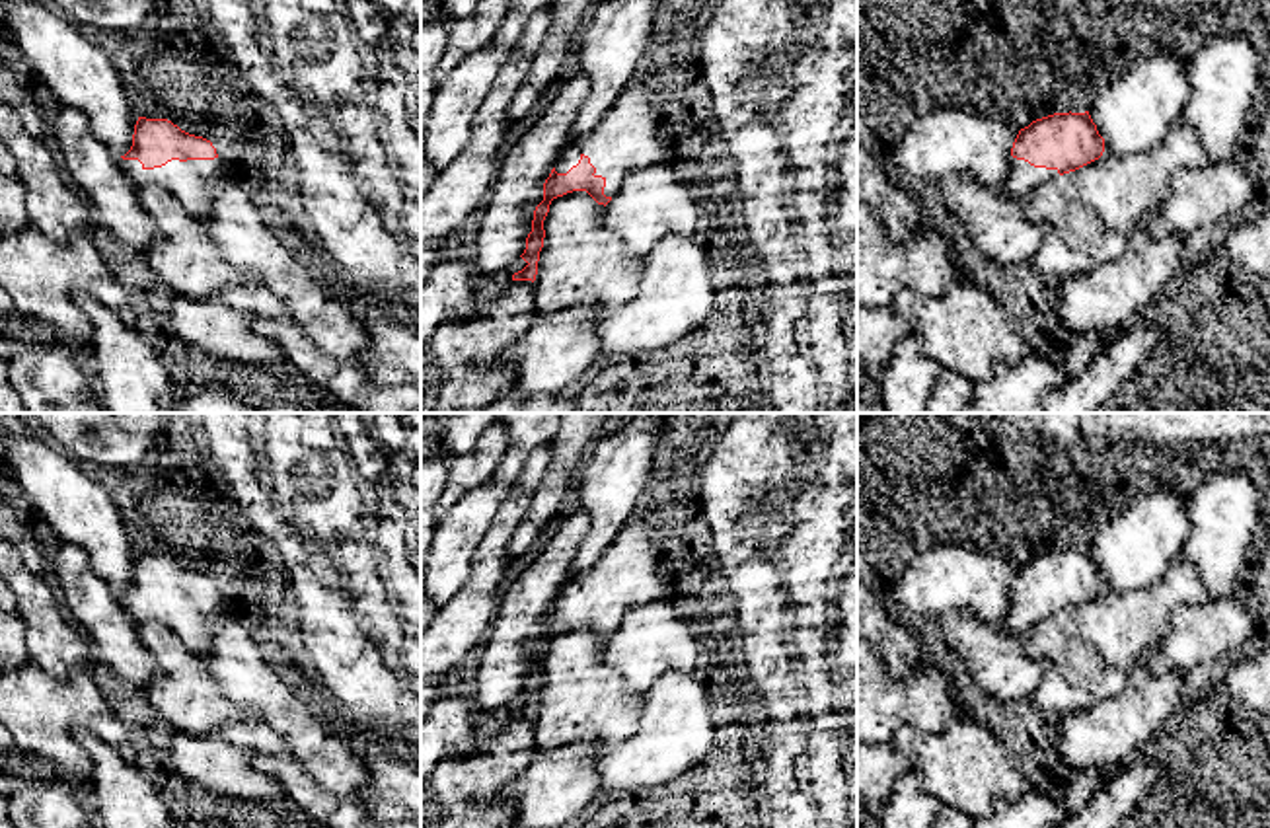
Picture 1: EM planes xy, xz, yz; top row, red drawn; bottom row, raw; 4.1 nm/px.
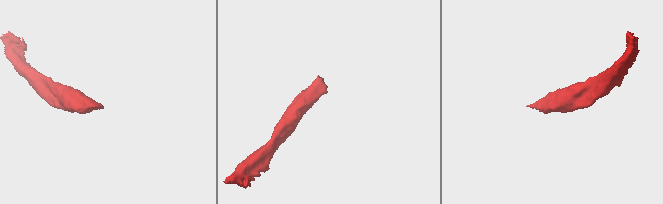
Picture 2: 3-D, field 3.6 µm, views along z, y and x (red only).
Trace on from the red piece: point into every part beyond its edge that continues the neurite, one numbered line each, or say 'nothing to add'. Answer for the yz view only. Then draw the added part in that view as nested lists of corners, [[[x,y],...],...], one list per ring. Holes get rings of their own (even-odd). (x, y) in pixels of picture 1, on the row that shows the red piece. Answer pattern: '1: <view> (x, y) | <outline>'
1: yz (1023, 180) | [[[1011,160],[1001,189],[1017,201],[1027,201],[1040,185],[1058,177],[1058,169],[1034,168],[1025,160]]]

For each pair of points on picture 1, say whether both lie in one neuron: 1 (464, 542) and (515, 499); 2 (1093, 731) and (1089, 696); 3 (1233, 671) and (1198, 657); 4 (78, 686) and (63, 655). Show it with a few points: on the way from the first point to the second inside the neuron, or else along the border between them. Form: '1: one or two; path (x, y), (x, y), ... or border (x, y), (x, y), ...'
1: two; border (511, 488), (474, 558)
2: two; border (1113, 694), (1062, 717)
3: two; border (1249, 645), (1216, 671)
4: two; border (32, 661), (57, 678), (84, 671)

